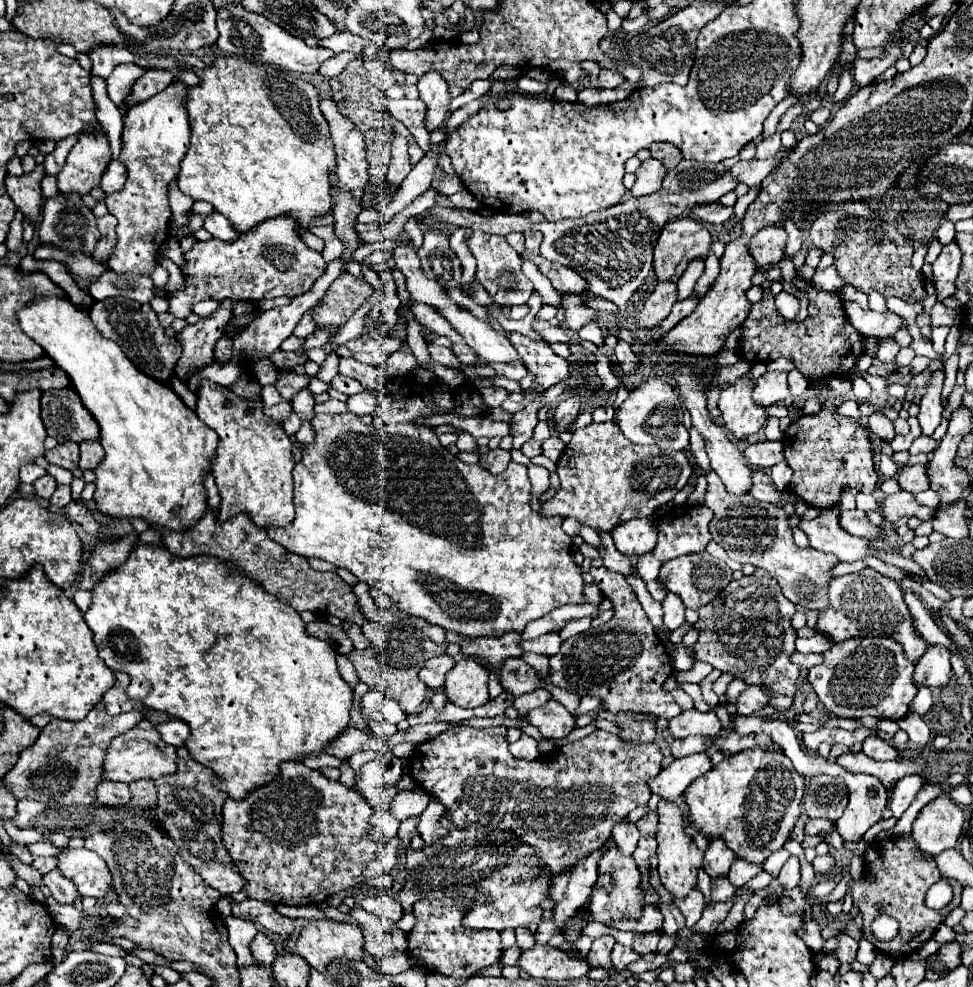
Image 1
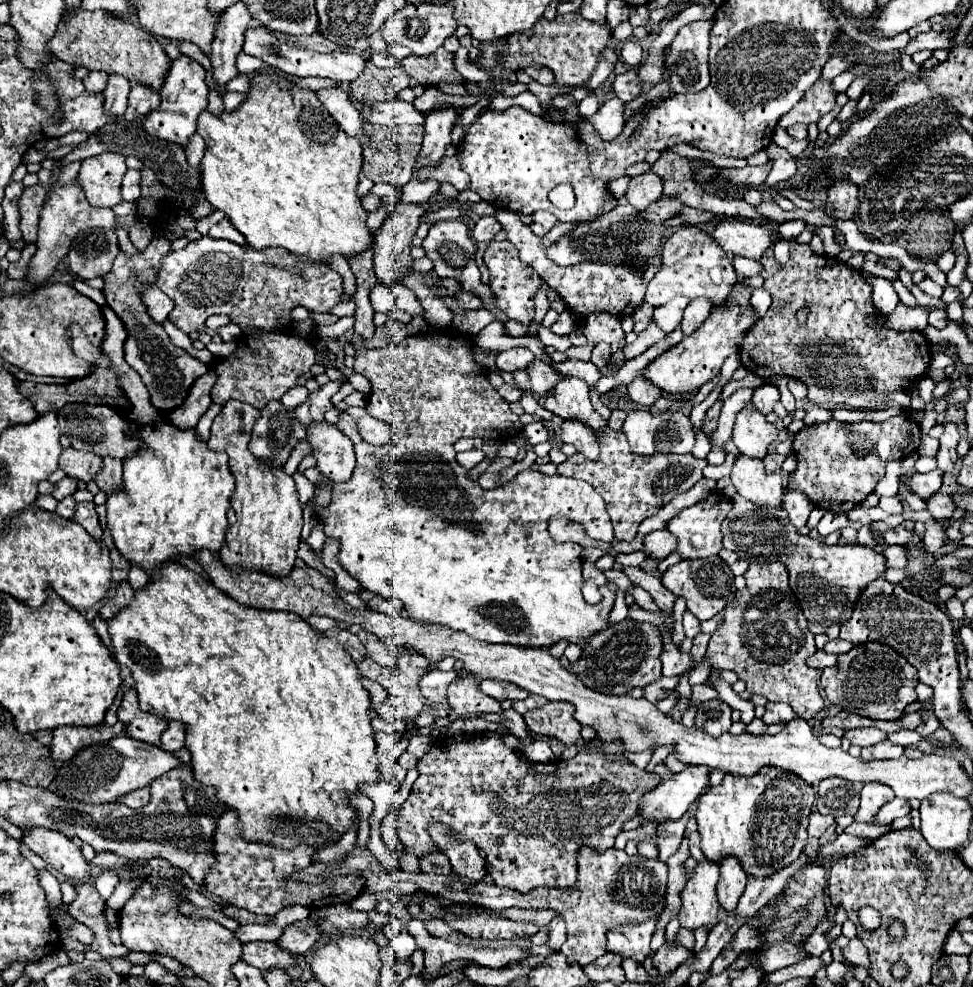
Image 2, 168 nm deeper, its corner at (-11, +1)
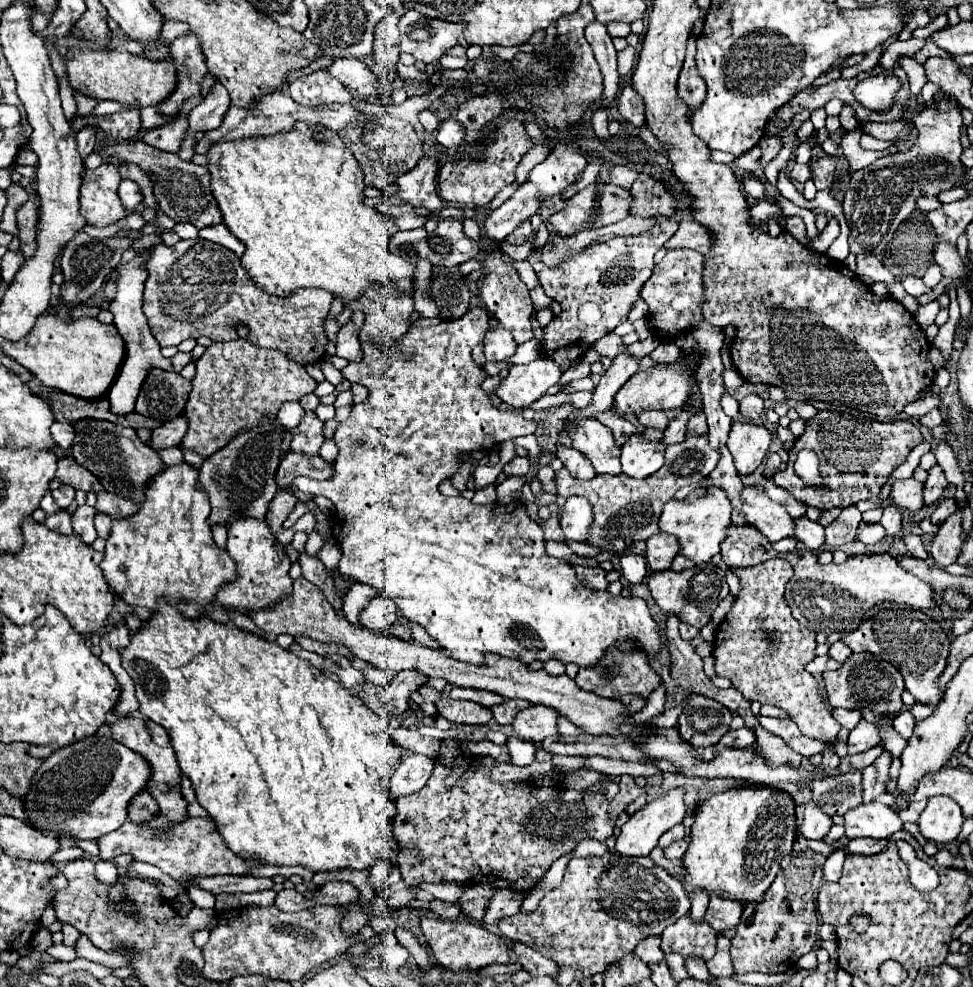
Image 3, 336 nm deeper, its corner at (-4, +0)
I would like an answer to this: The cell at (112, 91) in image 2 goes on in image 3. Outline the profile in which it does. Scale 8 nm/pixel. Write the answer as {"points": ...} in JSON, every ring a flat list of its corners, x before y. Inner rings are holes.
{"points":[[85,126,77,132,77,150,83,160,95,150,95,142,97,142,97,128,95,126]]}

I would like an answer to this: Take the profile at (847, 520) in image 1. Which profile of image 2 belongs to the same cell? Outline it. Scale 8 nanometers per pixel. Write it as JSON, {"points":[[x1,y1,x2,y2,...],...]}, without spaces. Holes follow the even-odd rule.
{"points":[[898,525,896,529,890,529,884,533,884,541,888,541,888,545,904,545,912,541,912,531,904,529,902,525]]}

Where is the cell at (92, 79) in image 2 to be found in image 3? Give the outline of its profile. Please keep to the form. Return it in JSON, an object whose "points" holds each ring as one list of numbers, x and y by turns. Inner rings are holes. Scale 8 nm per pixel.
{"points":[[75,94,75,100,77,100,77,112,79,112,79,116,89,116,93,112,93,108,97,106,97,100,93,100,93,98,81,98,79,94]]}

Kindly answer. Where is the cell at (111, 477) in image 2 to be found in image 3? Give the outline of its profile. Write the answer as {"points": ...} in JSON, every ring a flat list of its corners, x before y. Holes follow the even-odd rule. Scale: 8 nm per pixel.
{"points":[[103,492,97,494,97,506,95,506,101,514,107,514,109,518,129,518,133,514,137,514,137,504,133,504,131,500,125,500,117,494,111,492]]}

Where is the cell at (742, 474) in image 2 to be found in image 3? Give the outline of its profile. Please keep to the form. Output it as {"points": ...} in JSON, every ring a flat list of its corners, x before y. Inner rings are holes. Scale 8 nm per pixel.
{"points":[[743,488,741,498,747,522,755,526,771,544,783,538,797,538,795,522,783,504,773,502,763,492,757,492,753,488]]}

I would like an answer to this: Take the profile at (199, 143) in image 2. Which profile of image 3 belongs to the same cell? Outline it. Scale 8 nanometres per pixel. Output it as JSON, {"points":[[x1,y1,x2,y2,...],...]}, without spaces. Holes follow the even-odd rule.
{"points":[[193,96,191,100,185,100,181,112,177,114,177,118,173,118,173,122,163,124,159,128,153,128,149,132,145,132,143,142,159,148,159,150,167,150,167,152,177,152,177,146,181,142,181,134,185,134,187,130,187,116,189,110,193,110,193,106,197,106,203,98,201,96]]}

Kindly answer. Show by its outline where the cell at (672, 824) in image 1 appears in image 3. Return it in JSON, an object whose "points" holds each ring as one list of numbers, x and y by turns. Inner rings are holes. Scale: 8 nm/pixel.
{"points":[[685,916,679,922,675,922,673,926,665,928,665,932,661,934,659,946,661,946,663,954,677,952,683,958,697,956,703,962,707,962,715,954,715,940,717,940,717,934,713,934,713,930,707,922,693,924,693,920,689,916]]}

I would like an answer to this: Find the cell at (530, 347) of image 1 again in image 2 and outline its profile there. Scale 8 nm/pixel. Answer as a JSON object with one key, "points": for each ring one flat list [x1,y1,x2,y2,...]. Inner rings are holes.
{"points":[[560,375,558,383,552,387,552,395,546,395,544,409,560,415,562,419,578,419,598,433,606,421,594,411,590,397,590,389,584,379,574,375]]}

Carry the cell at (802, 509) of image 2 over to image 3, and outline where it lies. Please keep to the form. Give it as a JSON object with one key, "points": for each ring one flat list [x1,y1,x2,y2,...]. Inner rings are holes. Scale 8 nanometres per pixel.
{"points":[[805,516,795,520,795,526,797,526,797,538,811,550,811,552,817,552,821,550,821,546,825,544,825,532,823,532,823,526,817,524,817,522,811,522,807,520]]}

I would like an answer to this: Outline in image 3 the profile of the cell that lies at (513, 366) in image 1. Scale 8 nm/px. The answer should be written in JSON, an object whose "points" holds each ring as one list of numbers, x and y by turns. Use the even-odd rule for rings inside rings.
{"points":[[489,328,487,334,483,336,483,354,489,362,493,360,507,360,509,356,513,356,517,344,513,342,511,334,503,328]]}

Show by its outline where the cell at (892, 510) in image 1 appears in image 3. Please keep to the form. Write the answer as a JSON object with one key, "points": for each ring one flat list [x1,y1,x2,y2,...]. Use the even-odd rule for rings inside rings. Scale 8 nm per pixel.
{"points":[[947,498,947,500,943,500,943,502,939,502,939,506,935,508,935,512,933,512,933,516,931,516,931,522,933,524,943,524,951,514,955,514,957,512,957,502,955,502,955,498]]}

